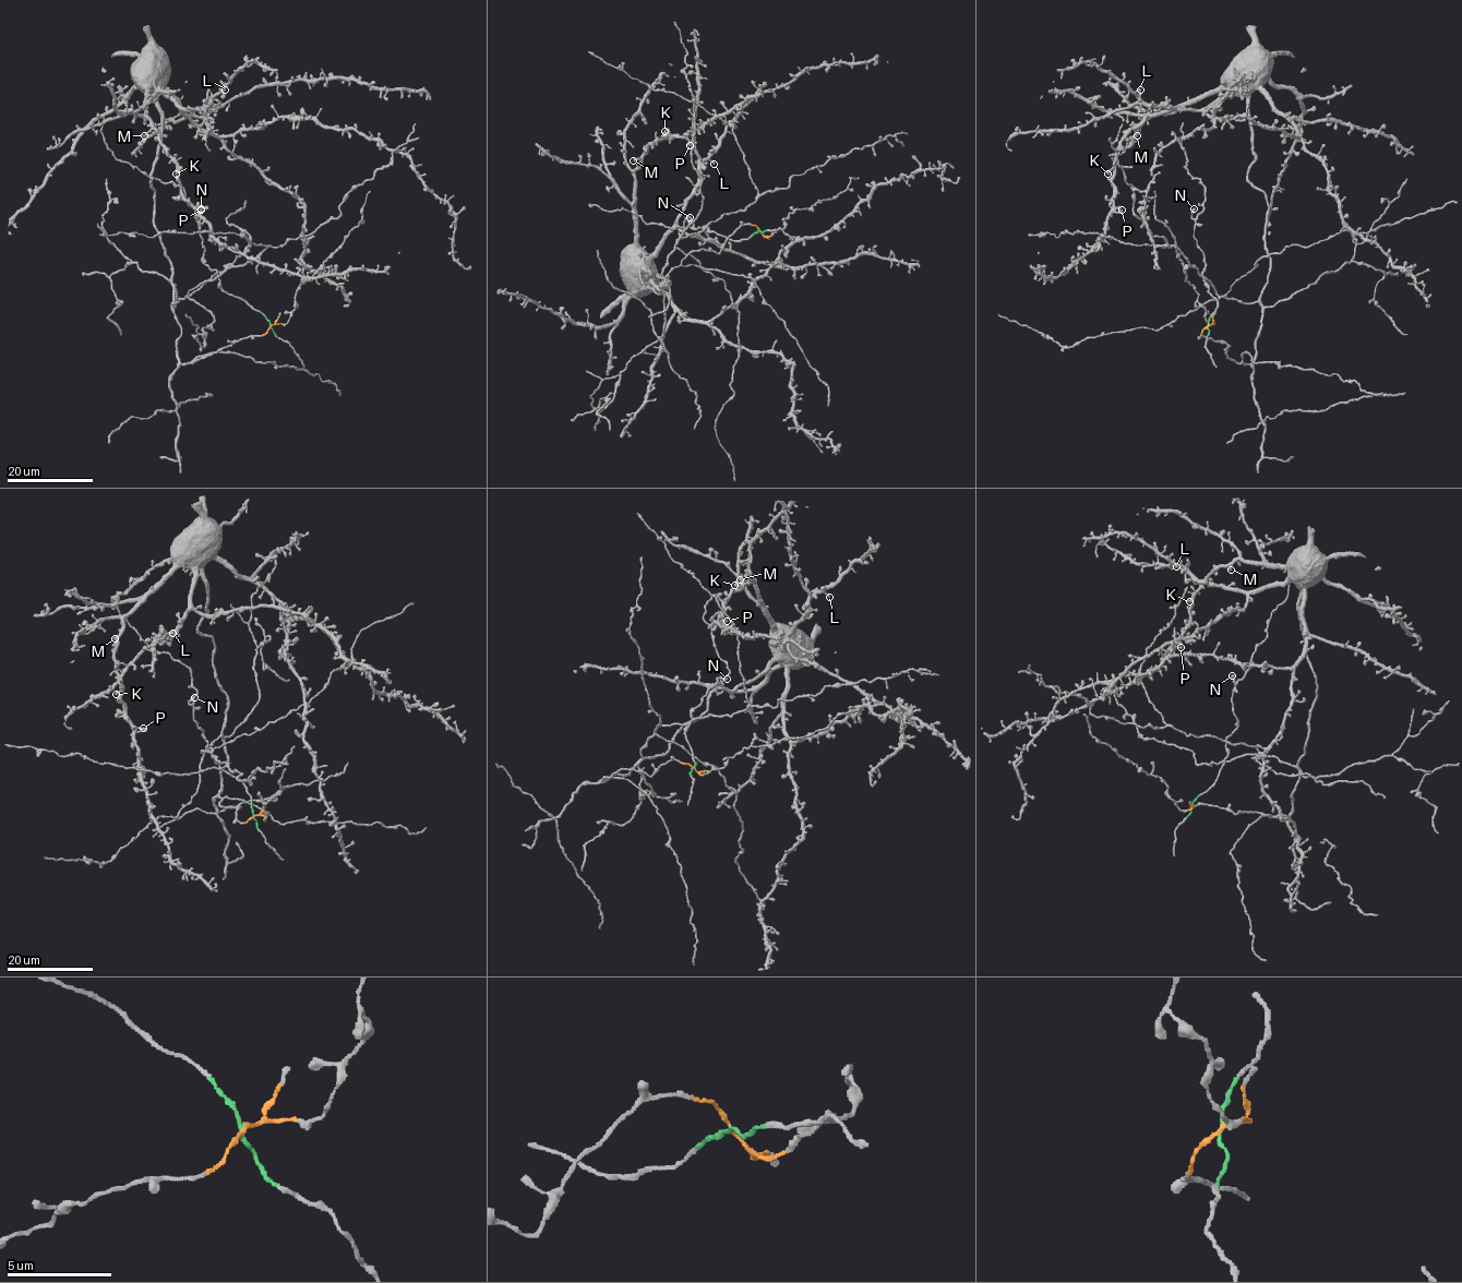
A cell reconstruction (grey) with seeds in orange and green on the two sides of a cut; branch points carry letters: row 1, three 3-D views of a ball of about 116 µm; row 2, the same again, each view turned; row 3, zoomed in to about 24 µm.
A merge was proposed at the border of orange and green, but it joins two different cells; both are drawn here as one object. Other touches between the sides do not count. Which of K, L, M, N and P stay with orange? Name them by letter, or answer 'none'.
K, L, M, P

